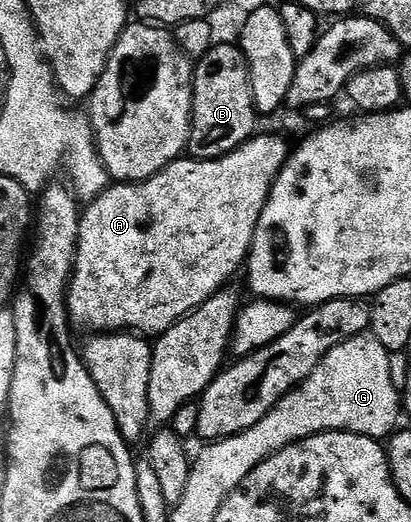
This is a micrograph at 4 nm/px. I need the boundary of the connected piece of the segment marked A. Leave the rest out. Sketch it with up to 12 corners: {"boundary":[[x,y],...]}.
{"boundary":[[255,135],[82,212],[68,320],[157,338],[239,275],[292,151]]}

